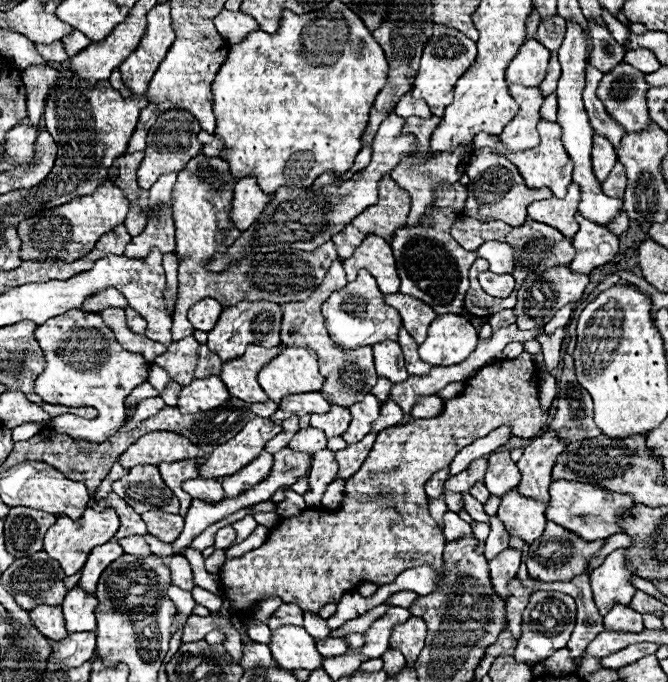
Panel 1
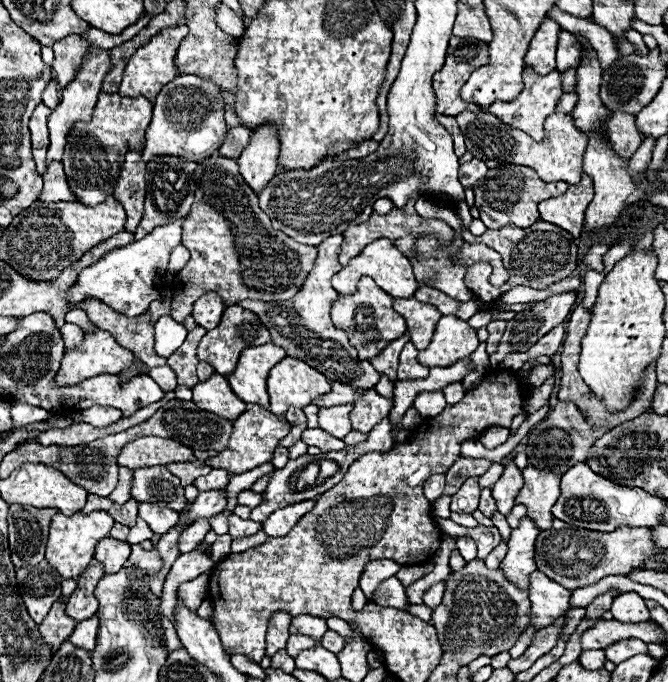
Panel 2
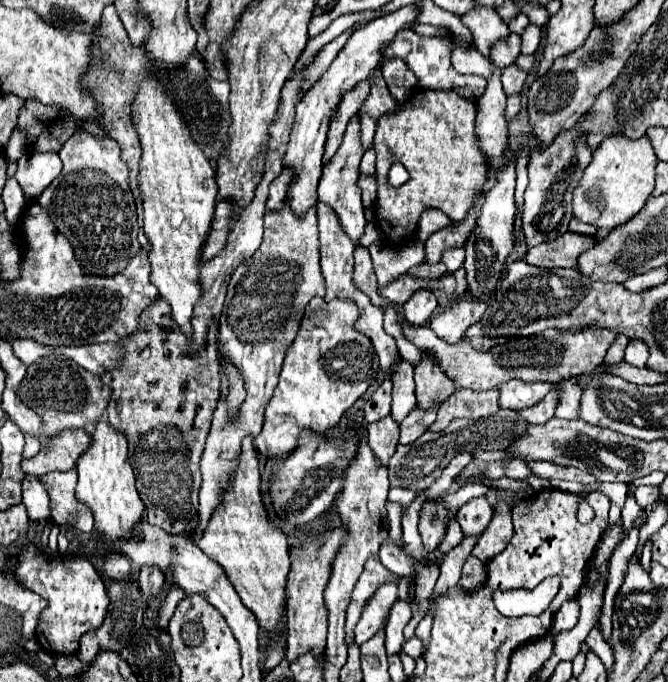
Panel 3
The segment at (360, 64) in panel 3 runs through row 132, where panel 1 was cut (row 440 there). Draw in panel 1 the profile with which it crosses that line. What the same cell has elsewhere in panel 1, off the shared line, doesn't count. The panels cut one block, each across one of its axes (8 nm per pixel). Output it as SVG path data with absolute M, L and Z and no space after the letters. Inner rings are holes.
M312 428L298 430L296 436L290 440L288 448L314 454L316 450L324 450L326 448L326 436L320 430L312 430Z

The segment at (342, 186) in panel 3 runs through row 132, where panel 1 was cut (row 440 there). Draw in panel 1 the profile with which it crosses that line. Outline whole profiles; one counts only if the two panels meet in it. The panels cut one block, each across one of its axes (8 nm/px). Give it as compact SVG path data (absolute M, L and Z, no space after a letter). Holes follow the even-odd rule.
M366 394L362 402L350 406L350 412L352 412L352 422L348 430L342 434L342 438L346 440L346 444L356 444L370 432L372 422L380 416L380 402L372 394Z

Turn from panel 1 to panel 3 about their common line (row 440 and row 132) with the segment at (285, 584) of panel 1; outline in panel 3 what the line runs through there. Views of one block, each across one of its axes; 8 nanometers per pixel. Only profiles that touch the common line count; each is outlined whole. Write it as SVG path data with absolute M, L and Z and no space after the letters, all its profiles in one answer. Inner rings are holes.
M414 90L414 94L406 102L398 102L398 108L392 114L384 114L378 120L374 134L374 150L376 150L376 178L378 178L378 198L376 198L376 222L386 242L398 244L402 240L410 240L416 234L416 224L420 214L426 208L442 210L450 220L462 220L474 202L482 196L482 186L486 182L486 158L478 148L478 140L474 136L474 118L476 104L464 100L456 92L442 90ZM392 164L404 164L410 174L410 180L398 188L388 184L388 170Z

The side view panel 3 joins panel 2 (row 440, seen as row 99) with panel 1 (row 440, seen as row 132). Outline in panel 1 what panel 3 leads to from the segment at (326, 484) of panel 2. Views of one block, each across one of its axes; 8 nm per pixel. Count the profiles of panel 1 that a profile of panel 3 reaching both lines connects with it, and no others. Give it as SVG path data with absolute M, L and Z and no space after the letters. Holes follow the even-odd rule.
M366 434L366 438L362 438L358 444L346 446L344 450L336 452L338 458L338 478L350 478L352 474L356 474L356 470L360 470L362 462L368 458L368 452L372 450L372 444L376 440L376 434Z

